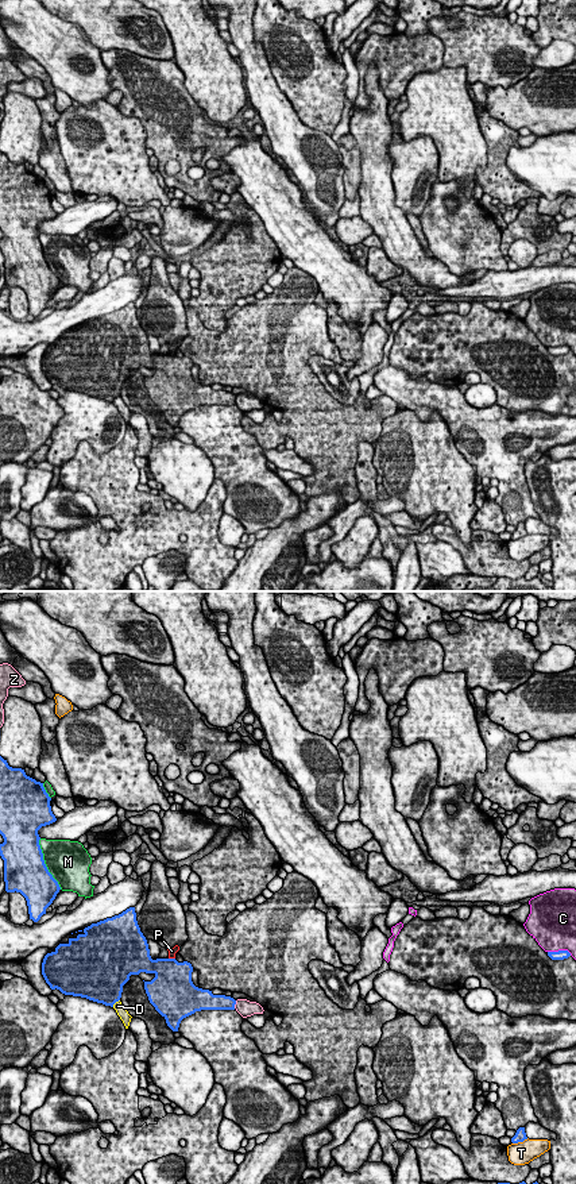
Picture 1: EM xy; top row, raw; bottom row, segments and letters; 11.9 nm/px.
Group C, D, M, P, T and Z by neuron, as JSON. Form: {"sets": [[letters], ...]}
{"sets": [["C"], ["D"], ["M"], ["P"], ["T"], ["Z"]]}

